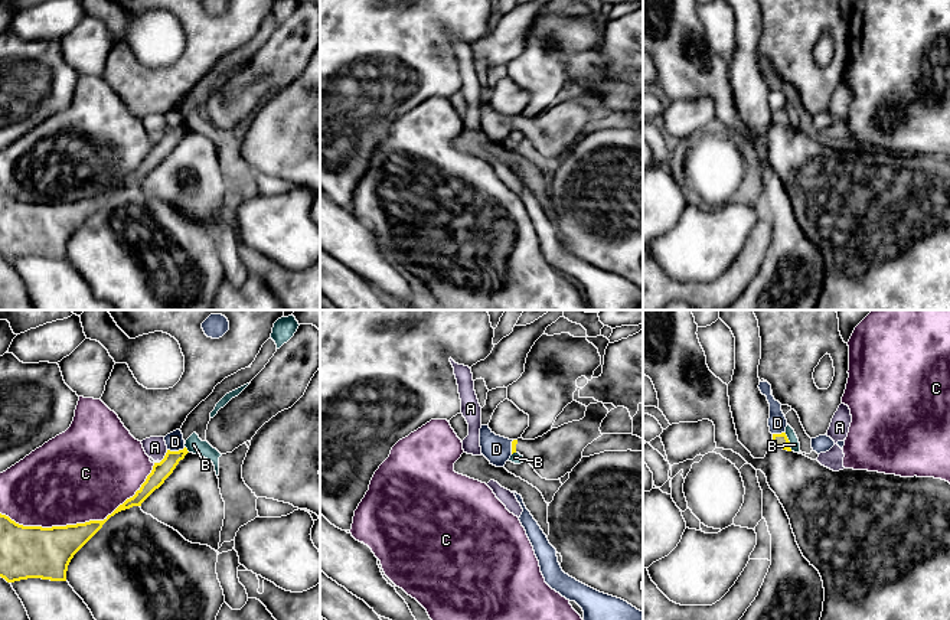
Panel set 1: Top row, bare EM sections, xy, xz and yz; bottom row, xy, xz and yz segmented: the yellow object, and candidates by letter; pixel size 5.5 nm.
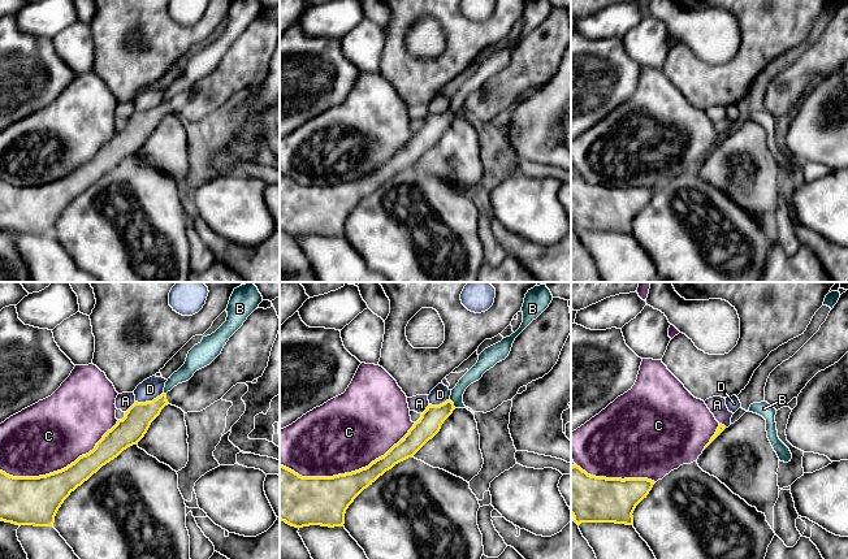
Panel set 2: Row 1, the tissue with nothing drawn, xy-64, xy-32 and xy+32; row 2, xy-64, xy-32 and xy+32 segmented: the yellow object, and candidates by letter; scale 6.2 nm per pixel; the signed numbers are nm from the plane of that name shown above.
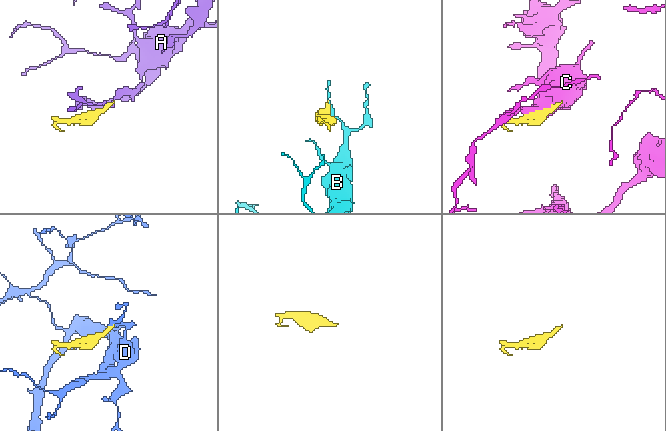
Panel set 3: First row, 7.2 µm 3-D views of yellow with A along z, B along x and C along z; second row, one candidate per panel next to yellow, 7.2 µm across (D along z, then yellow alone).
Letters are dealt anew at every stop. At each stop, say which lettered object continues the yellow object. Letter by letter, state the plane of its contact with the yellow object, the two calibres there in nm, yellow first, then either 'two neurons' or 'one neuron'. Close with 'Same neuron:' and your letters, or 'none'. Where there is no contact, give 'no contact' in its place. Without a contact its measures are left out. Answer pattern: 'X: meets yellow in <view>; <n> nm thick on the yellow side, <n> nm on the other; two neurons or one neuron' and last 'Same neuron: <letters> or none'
A: meets yellow in xy; 100 nm thick on the yellow side, 120 nm on the other; two neurons
B: meets yellow in yz; 80 nm thick on the yellow side, 60 nm on the other; two neurons
C: meets yellow in xy; 280 nm thick on the yellow side, 480 nm on the other; two neurons
D: meets yellow in xy; 100 nm thick on the yellow side, 100 nm on the other; two neurons
Same neuron: none

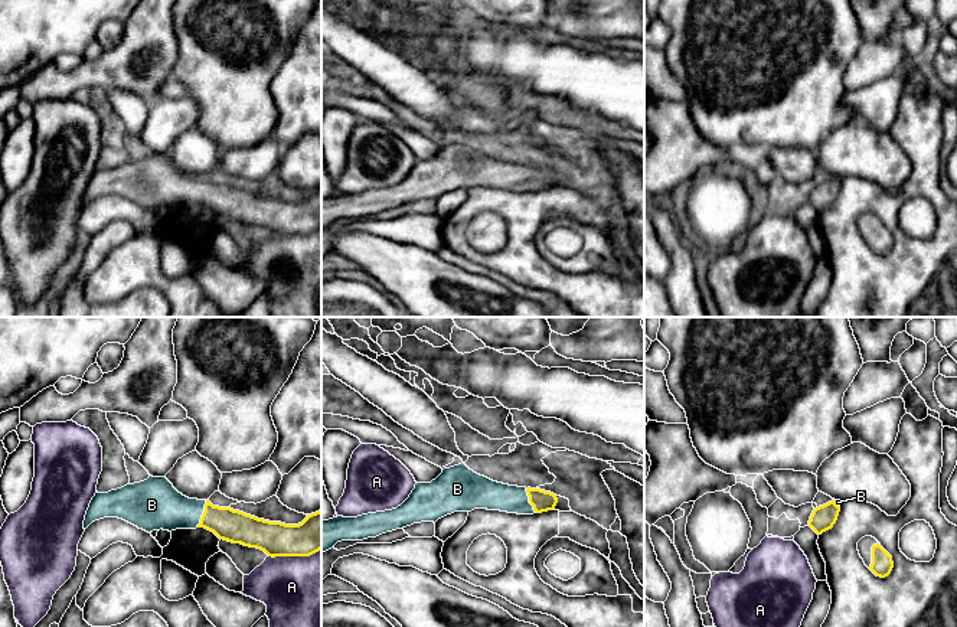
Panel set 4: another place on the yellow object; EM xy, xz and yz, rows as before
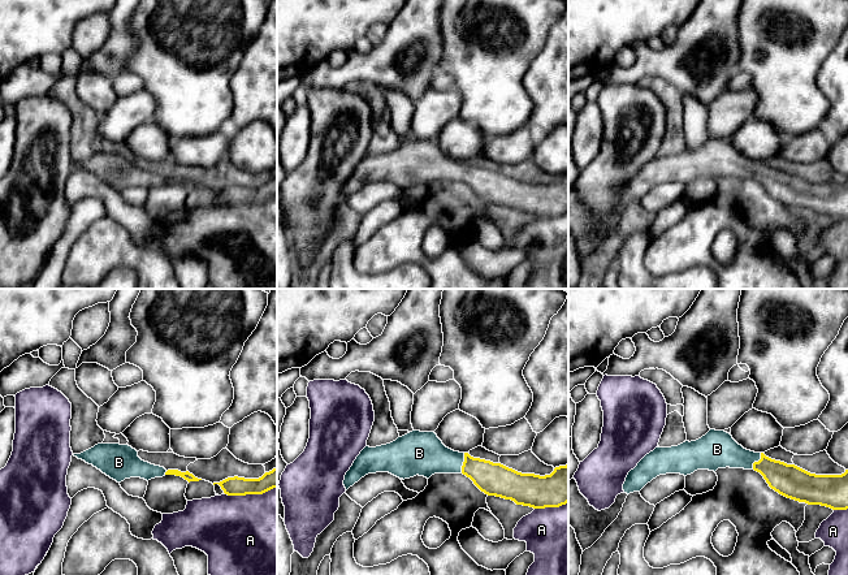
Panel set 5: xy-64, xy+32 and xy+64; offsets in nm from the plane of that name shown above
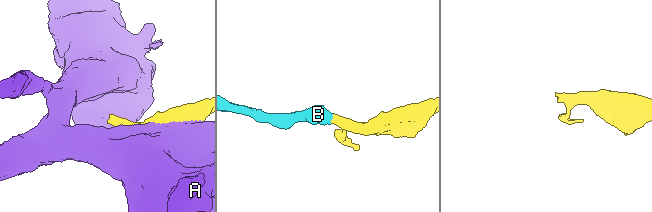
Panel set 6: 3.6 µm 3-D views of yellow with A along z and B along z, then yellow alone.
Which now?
A: meets yellow in xy; 200 nm thick on the yellow side, 460 nm on the other; two neurons
B: meets yellow in xy; 180 nm thick on the yellow side, 260 nm on the other; one neuron
Same neuron: B

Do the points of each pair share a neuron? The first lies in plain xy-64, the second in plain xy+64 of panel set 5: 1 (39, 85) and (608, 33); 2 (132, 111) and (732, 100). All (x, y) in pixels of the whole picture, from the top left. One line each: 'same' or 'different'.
1: different
2: same

